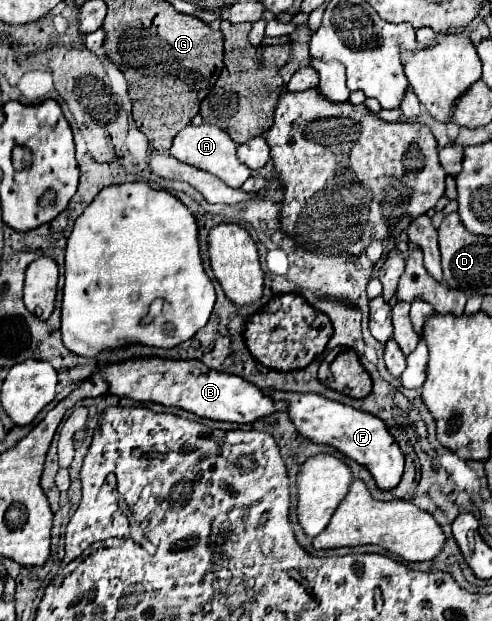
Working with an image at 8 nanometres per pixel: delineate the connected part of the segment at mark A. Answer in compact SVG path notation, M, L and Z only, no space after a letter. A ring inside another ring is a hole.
M202 122L200 126L188 124L186 128L182 128L176 134L176 138L172 142L172 148L168 152L170 152L170 156L174 156L176 160L180 160L184 164L196 166L200 170L206 170L206 172L218 176L224 184L228 184L232 188L240 188L250 178L250 168L244 166L236 158L236 142L224 130L220 130L218 126L210 126L206 122Z

